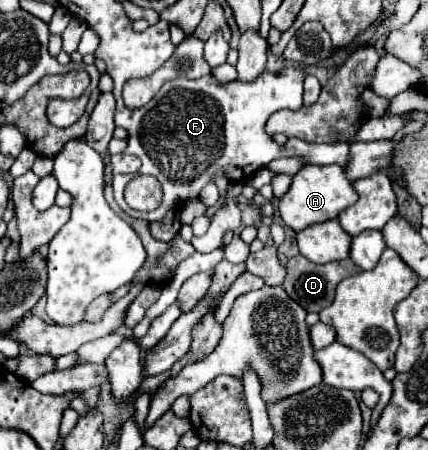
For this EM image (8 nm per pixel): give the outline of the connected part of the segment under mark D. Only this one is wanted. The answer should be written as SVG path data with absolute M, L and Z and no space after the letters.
M293 256L289 258L287 266L285 266L287 274L285 274L285 282L283 288L287 290L287 294L299 302L307 312L321 312L323 308L327 308L333 302L335 296L335 288L337 284L353 274L359 274L361 268L355 266L351 260L339 260L339 262L329 262L329 264L313 264L309 262L305 256Z

